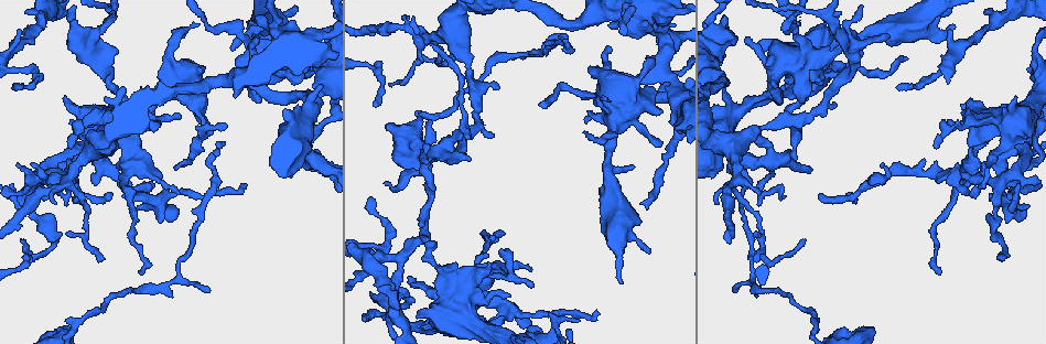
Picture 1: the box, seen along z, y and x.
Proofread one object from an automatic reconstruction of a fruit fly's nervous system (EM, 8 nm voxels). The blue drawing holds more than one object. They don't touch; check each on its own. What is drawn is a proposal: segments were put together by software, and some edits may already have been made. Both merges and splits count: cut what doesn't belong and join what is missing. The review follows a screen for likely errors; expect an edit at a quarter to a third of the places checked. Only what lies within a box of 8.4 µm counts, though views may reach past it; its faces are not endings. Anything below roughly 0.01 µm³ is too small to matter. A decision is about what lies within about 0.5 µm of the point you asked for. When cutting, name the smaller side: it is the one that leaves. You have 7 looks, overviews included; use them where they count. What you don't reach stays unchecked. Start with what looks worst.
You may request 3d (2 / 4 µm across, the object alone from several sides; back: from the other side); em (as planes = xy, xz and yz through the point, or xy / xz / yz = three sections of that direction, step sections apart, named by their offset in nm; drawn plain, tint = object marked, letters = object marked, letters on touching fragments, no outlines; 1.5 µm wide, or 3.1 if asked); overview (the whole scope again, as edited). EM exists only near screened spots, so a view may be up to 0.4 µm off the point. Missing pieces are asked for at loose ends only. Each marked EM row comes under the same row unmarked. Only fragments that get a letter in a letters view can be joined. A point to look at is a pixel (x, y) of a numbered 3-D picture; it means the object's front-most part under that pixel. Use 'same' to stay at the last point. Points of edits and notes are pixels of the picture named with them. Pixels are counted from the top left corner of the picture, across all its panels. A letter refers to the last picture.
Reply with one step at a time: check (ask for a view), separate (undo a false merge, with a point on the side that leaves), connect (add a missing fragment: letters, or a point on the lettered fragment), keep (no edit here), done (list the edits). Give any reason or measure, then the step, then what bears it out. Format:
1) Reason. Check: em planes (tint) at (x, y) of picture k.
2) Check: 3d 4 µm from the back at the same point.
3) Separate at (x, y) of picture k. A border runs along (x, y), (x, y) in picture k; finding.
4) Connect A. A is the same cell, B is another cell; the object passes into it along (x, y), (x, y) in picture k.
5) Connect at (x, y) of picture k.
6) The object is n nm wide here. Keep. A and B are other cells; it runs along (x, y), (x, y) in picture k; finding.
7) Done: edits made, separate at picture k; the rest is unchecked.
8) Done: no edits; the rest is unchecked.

Stops while still wide. Check: 3d 4 µm at (725, 21) of picture 1.

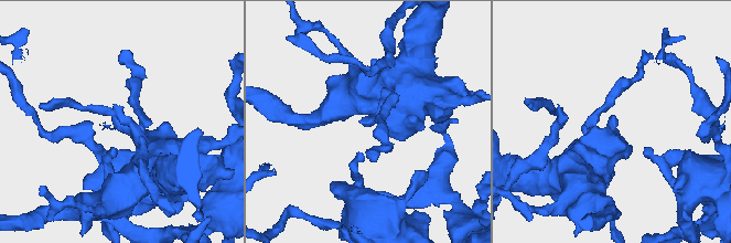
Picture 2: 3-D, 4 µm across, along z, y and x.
Shape alone is not enough. Check: em xz step 4 (tint) at (111, 117) of picture 2.

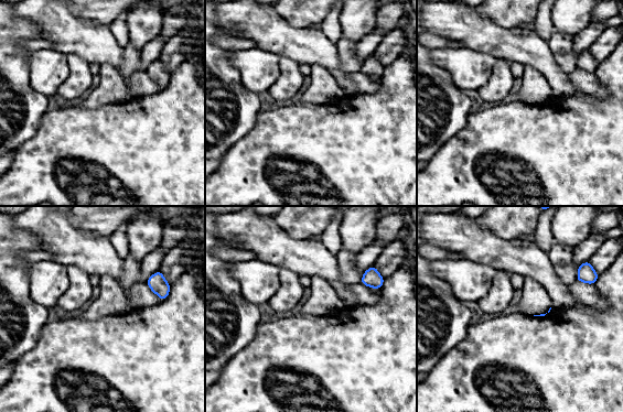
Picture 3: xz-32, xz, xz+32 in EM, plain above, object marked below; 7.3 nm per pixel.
Cut it another way. Check: em planes (letters) at the same point.

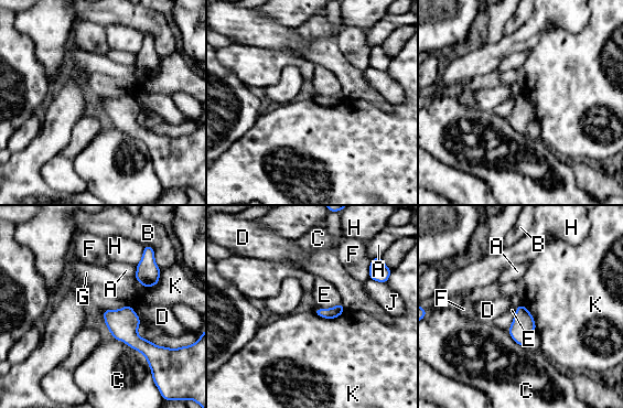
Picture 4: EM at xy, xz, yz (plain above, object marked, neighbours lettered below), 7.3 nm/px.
Keep. A, B, C, D, E, F, G, H, J and K are other cells; a border runs along (345, 309), (334, 318), (313, 311) in picture 4; none of them fits.

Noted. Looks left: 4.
An open end. Check: 3d 4 µm from the back at (735, 290) of picture 1.

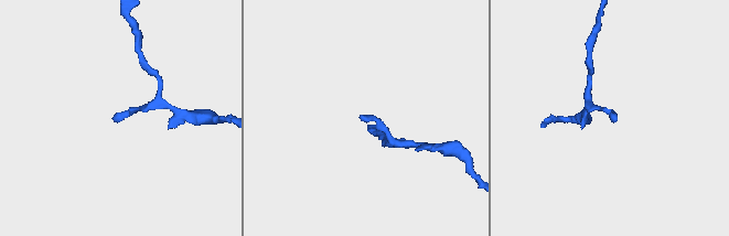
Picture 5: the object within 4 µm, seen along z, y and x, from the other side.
Now the EM. Check: em xz step 8 (tint) at (361, 116) of picture 5.

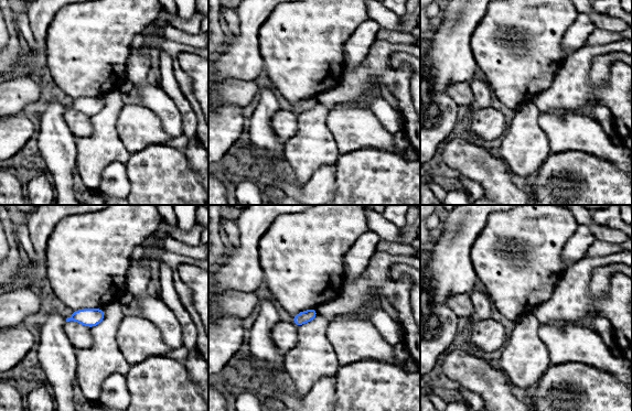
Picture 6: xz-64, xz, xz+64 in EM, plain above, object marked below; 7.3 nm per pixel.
Cut it another way. Check: em planes (letters) at the same point.

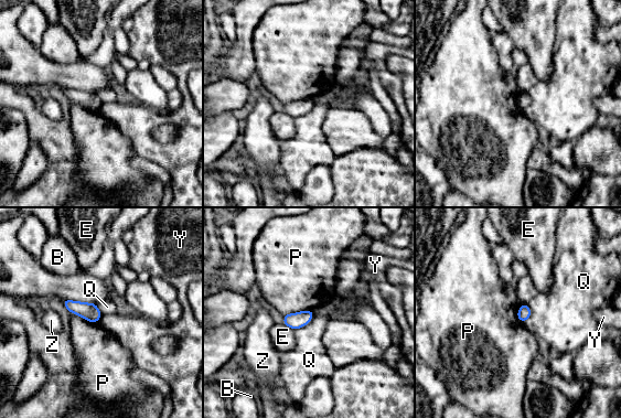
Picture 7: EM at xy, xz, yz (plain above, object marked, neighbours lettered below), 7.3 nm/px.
Keep. B, E, P, Q, Y and Z are other cells; a border runs along (102, 314), (97, 321) in picture 7; no lettered fragment goes on from it.

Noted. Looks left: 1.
Side arm on a straight run. Check: em planes (letters) at (47, 171) of picture 1.

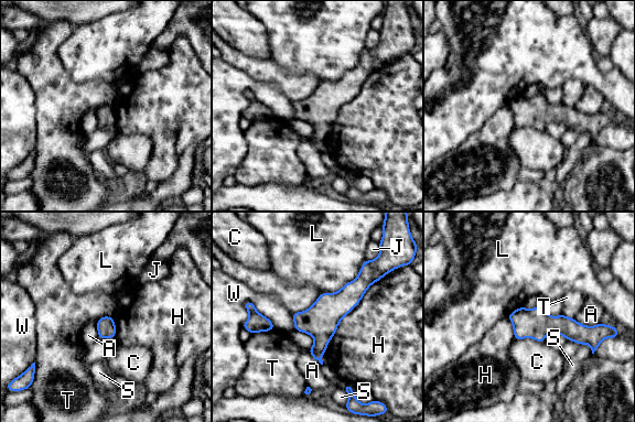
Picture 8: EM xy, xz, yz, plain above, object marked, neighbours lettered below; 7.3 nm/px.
The object is 220 nm wide here. Keep. A, C, H, J, L, S, T and W are other cells; a border runs along (383, 277), (342, 318), (331, 337) in picture 8; continuous, no second neuron.

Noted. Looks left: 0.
Done: no edits; the rest is unchecked.

